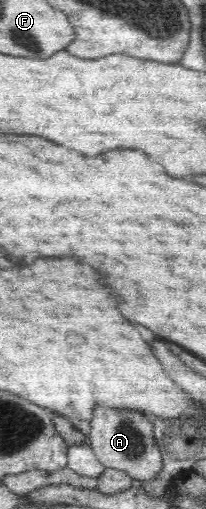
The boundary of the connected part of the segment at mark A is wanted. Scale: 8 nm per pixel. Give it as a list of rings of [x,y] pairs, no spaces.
[[[104,406],[94,408],[87,436],[92,450],[104,467],[120,469],[124,474],[129,474],[132,480],[141,481],[154,478],[159,473],[163,460],[155,439],[154,425],[148,418],[136,410],[110,410]]]

